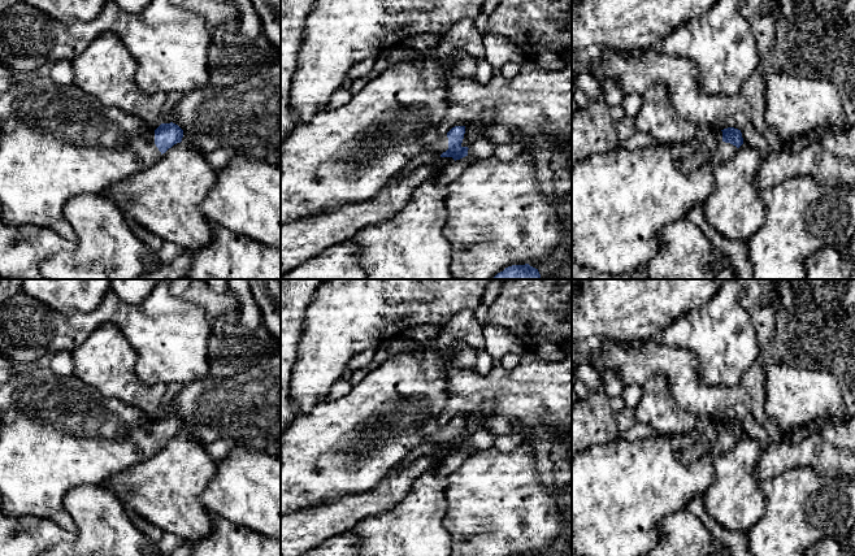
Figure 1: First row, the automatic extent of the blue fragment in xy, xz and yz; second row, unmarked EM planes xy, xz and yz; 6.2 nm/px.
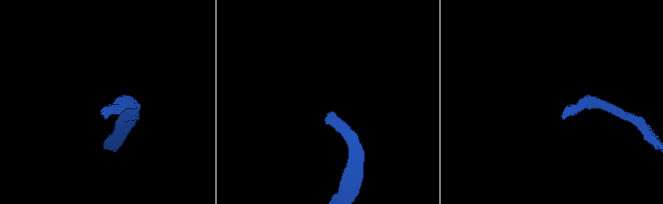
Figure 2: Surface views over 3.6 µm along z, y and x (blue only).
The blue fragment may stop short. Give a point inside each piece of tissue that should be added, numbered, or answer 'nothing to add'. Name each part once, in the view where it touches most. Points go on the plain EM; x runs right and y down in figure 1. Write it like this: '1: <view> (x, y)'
1: yz (621, 490)

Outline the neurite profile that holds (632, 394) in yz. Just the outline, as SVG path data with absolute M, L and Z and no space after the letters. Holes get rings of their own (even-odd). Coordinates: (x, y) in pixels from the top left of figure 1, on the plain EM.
M638 385L625 386L621 396L625 401L626 408L634 411L641 401L642 394L643 394L642 386Z

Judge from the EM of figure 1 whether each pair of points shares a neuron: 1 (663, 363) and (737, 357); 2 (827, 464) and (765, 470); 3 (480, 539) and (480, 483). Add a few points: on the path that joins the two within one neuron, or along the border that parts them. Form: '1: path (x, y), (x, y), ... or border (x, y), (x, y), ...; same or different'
1: border (673, 346), (698, 357), (702, 382), (720, 383); different
2: path (811, 457), (781, 457); same
3: path (480, 525), (480, 498); same

